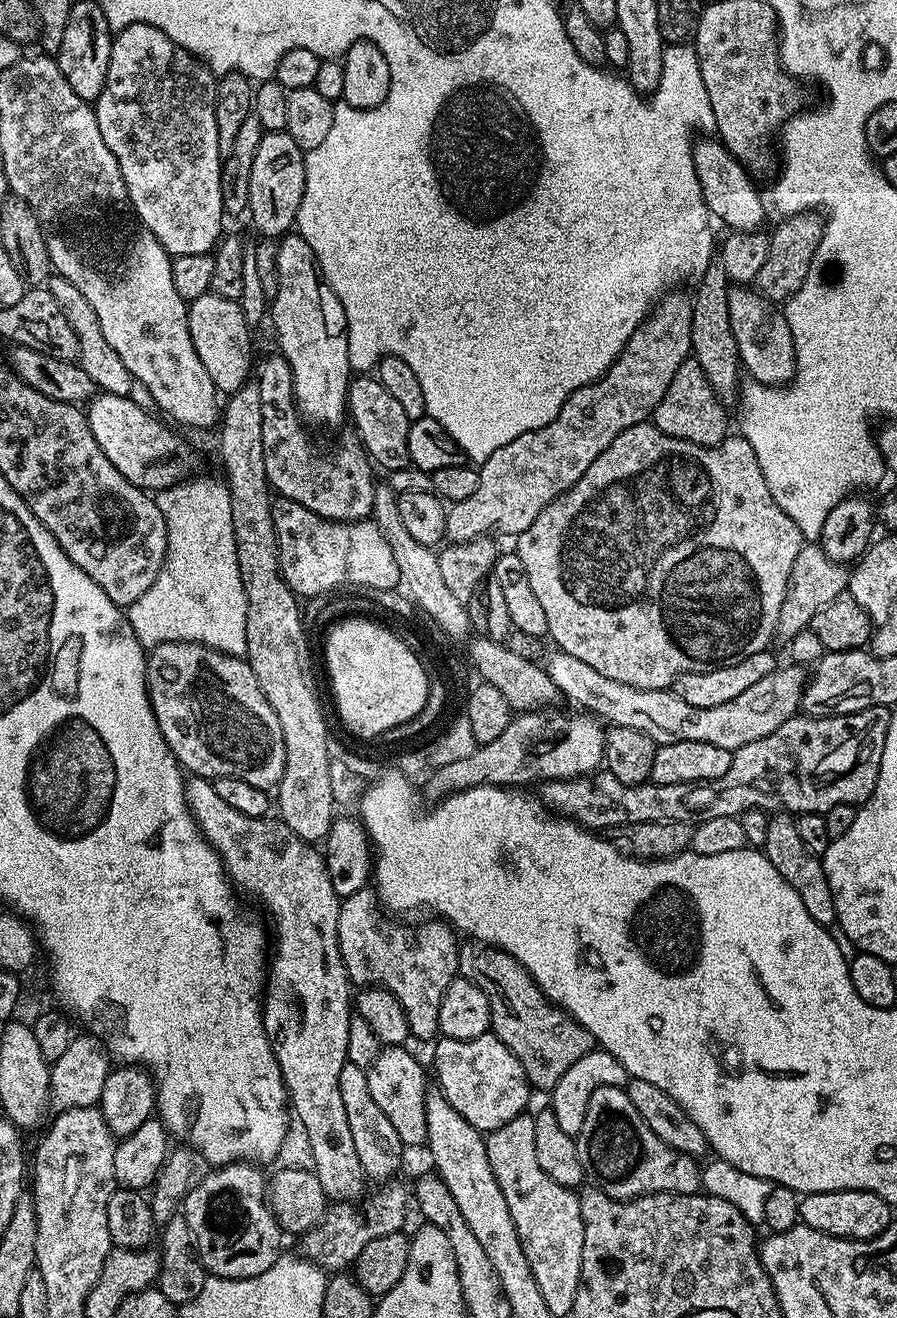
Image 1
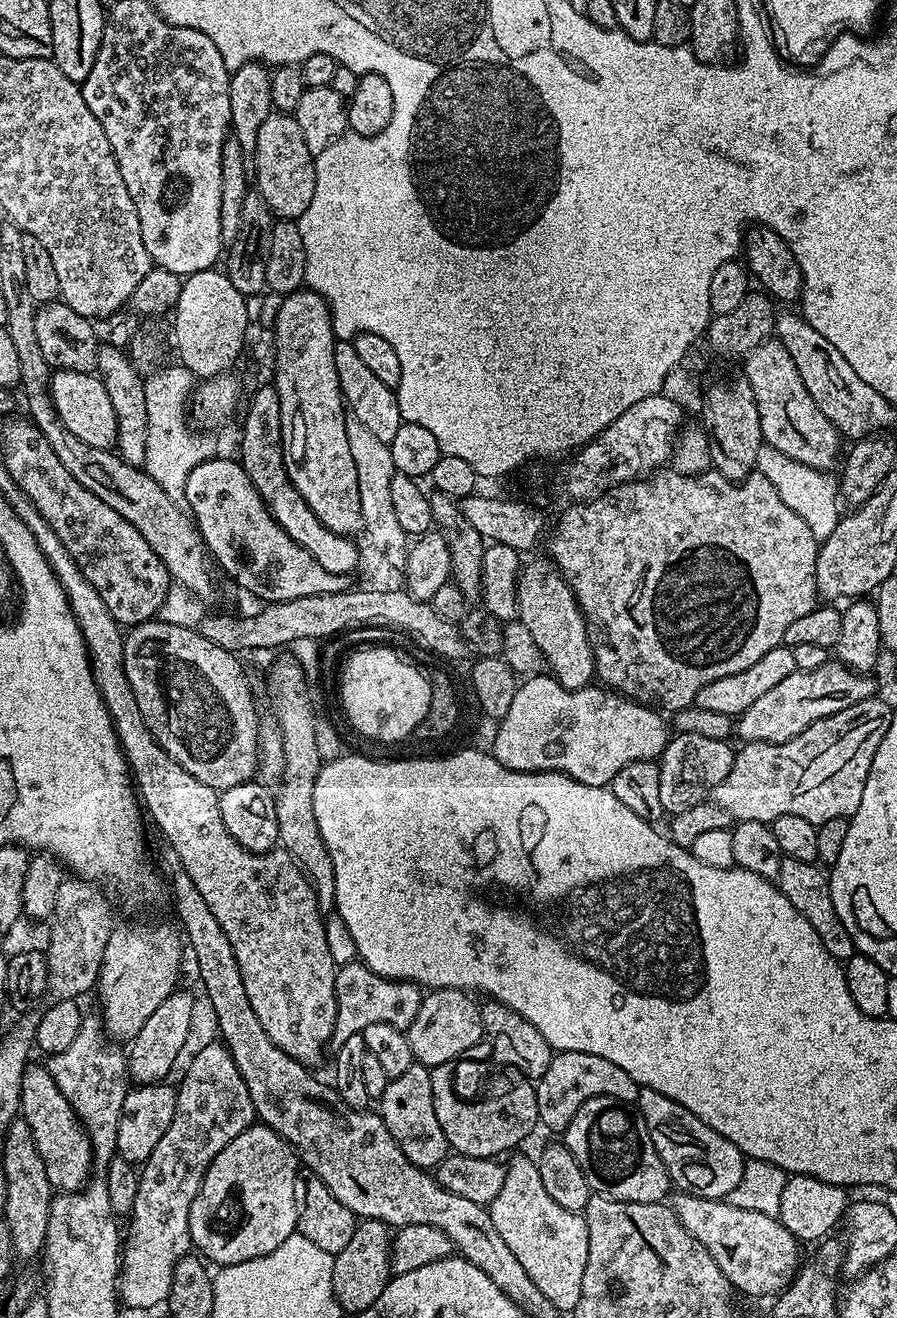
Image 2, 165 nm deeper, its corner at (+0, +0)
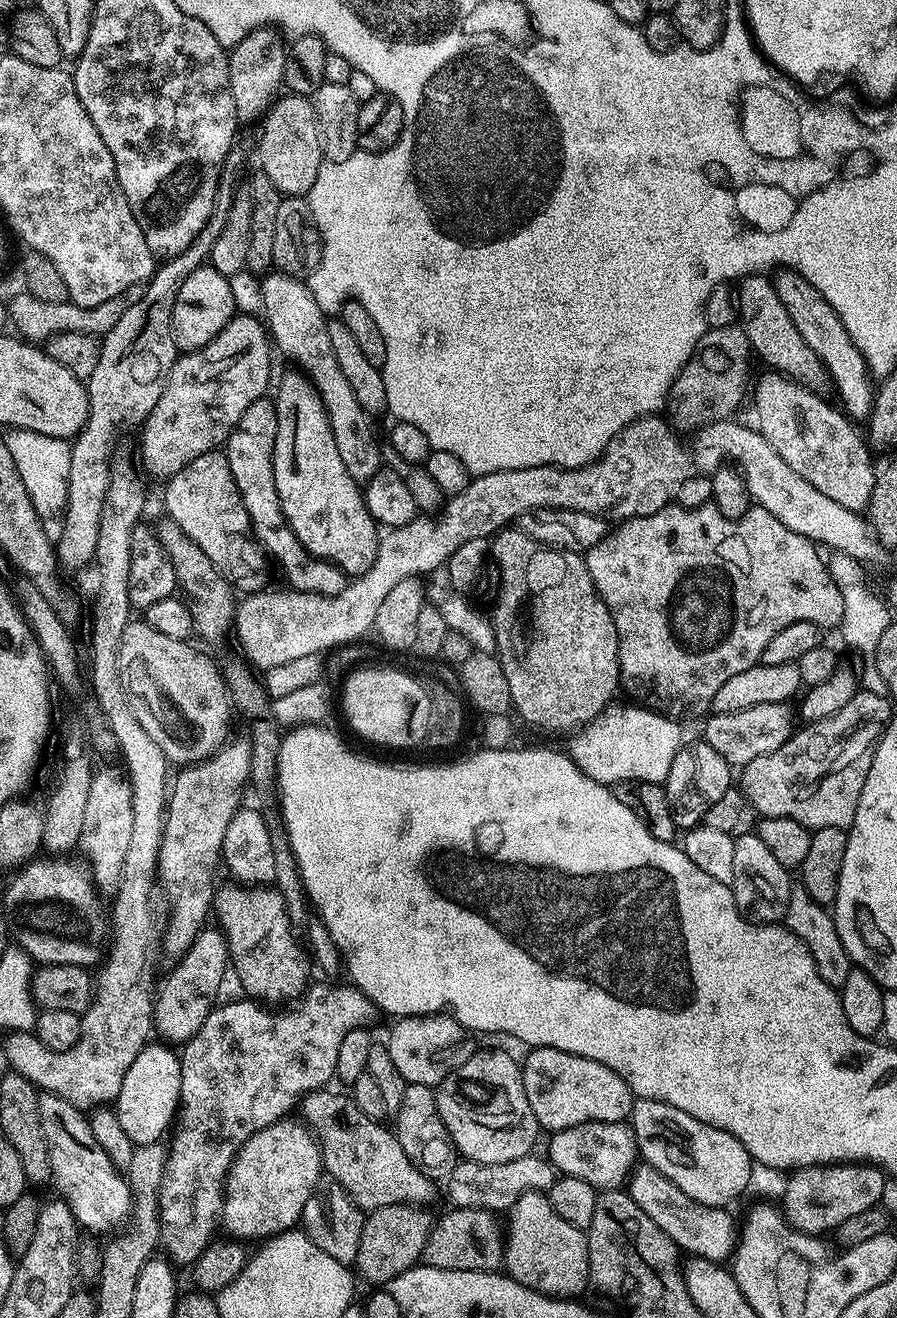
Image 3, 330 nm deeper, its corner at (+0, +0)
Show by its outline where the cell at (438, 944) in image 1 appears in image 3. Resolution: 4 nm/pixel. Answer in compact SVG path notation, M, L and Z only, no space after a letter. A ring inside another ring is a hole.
M313 983L302 998L277 1007L280 1008L277 1012L272 1009L275 1007L265 1006L252 998L232 1000L229 1004L217 1003L206 1022L202 1022L200 1029L183 1045L184 1052L179 1053L182 1086L178 1127L176 1137L175 1132L171 1137L160 1191L160 1243L177 1265L195 1264L217 1235L216 1224L218 1228L222 1220L228 1172L243 1144L258 1134L258 1130L285 1119L291 1113L288 1111L295 1104L297 1107L304 1097L321 1091L327 1085L324 1083L336 1075L338 1046L342 1046L342 1038L355 1028L368 1028L371 1020L378 1016L376 1005L355 986L346 988L343 984L319 983Z

